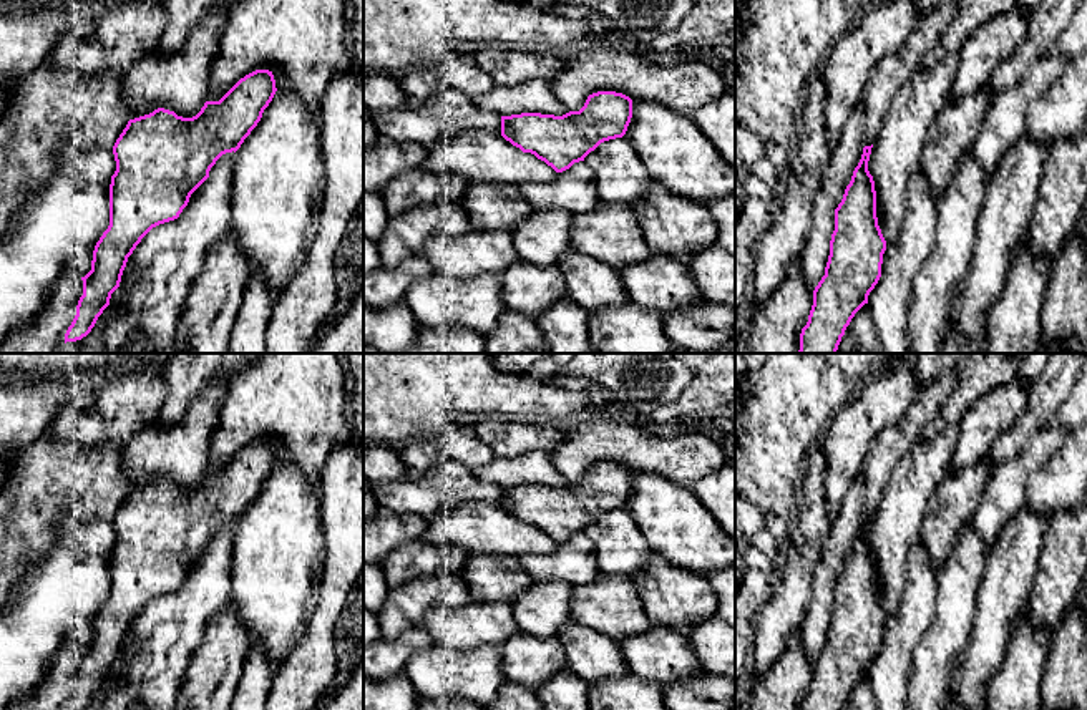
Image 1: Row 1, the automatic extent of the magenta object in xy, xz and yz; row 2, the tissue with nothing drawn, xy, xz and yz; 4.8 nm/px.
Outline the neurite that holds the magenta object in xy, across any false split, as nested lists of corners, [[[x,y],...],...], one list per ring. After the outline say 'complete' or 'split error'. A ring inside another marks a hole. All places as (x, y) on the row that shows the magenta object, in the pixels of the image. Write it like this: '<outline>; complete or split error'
[[[256,70],[241,78],[219,101],[206,101],[193,118],[158,108],[129,119],[113,146],[116,171],[110,184],[110,226],[95,246],[91,270],[85,277],[61,274],[38,315],[12,332],[0,353],[58,353],[66,342],[86,337],[110,305],[128,257],[141,239],[153,227],[179,217],[216,161],[226,153],[236,153],[257,126],[275,91],[272,71]]]; split error

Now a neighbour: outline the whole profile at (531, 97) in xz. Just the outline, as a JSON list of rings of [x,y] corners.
[[[531,80],[518,86],[496,85],[488,93],[471,100],[480,109],[498,116],[521,113],[563,116],[569,113],[569,109],[554,95],[551,81],[544,80]]]

